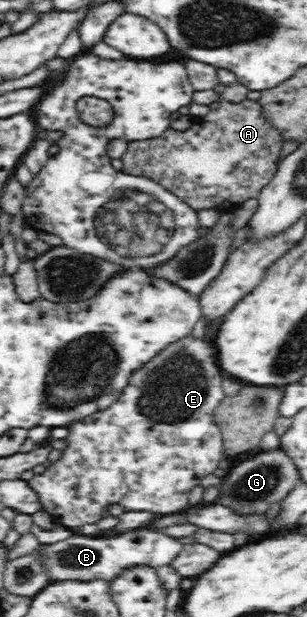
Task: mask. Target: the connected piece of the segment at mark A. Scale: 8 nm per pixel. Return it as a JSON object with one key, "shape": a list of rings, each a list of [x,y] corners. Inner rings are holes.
{"shape":[[[223,99],[218,109],[210,110],[203,117],[202,123],[200,118],[192,117],[192,126],[184,131],[175,132],[170,128],[160,137],[130,142],[129,153],[122,158],[124,159],[123,167],[126,173],[147,177],[158,185],[166,187],[170,193],[180,197],[194,211],[231,209],[246,203],[248,199],[260,197],[262,189],[272,181],[272,177],[279,169],[280,159],[284,153],[284,143],[287,140],[282,130],[274,125],[274,120],[268,116],[260,100],[249,99],[234,103]],[[184,167],[190,167],[190,173],[186,173]]]}

